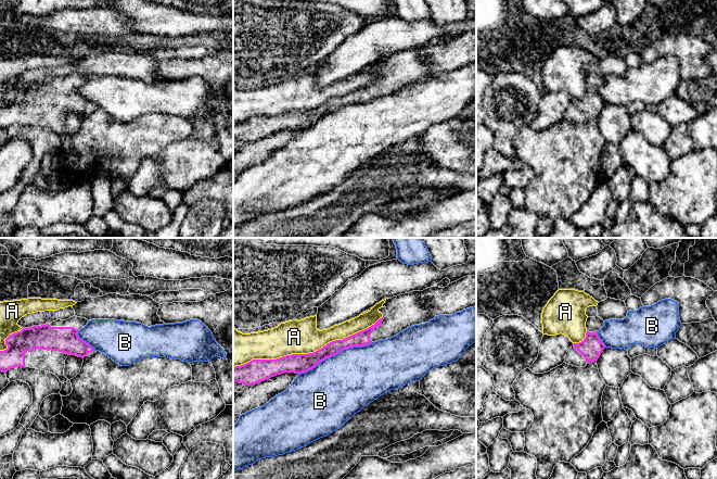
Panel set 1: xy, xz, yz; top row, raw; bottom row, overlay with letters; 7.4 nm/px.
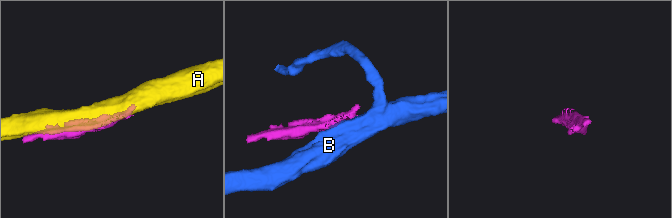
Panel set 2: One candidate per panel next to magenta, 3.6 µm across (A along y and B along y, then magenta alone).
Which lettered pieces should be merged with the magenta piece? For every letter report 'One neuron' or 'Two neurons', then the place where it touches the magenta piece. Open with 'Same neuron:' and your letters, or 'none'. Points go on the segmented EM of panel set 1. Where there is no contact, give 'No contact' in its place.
Same neuron: none
A: Two neurons. Touches magenta at xz (308, 353)
B: Two neurons. Touches magenta at xz (335, 354)

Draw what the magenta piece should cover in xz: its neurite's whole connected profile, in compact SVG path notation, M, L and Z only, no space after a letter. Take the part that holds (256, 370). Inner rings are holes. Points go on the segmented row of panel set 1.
M466 276L445 288L434 286L423 291L413 291L386 299L379 312L383 314L371 327L349 336L343 340L335 340L313 353L292 354L277 360L253 360L244 365L233 367L233 382L252 386L284 373L302 374L316 367L320 362L336 355L341 351L354 346L364 346L379 340L385 340L398 335L408 327L425 324L438 315L452 315L457 312L476 306L476 276Z

